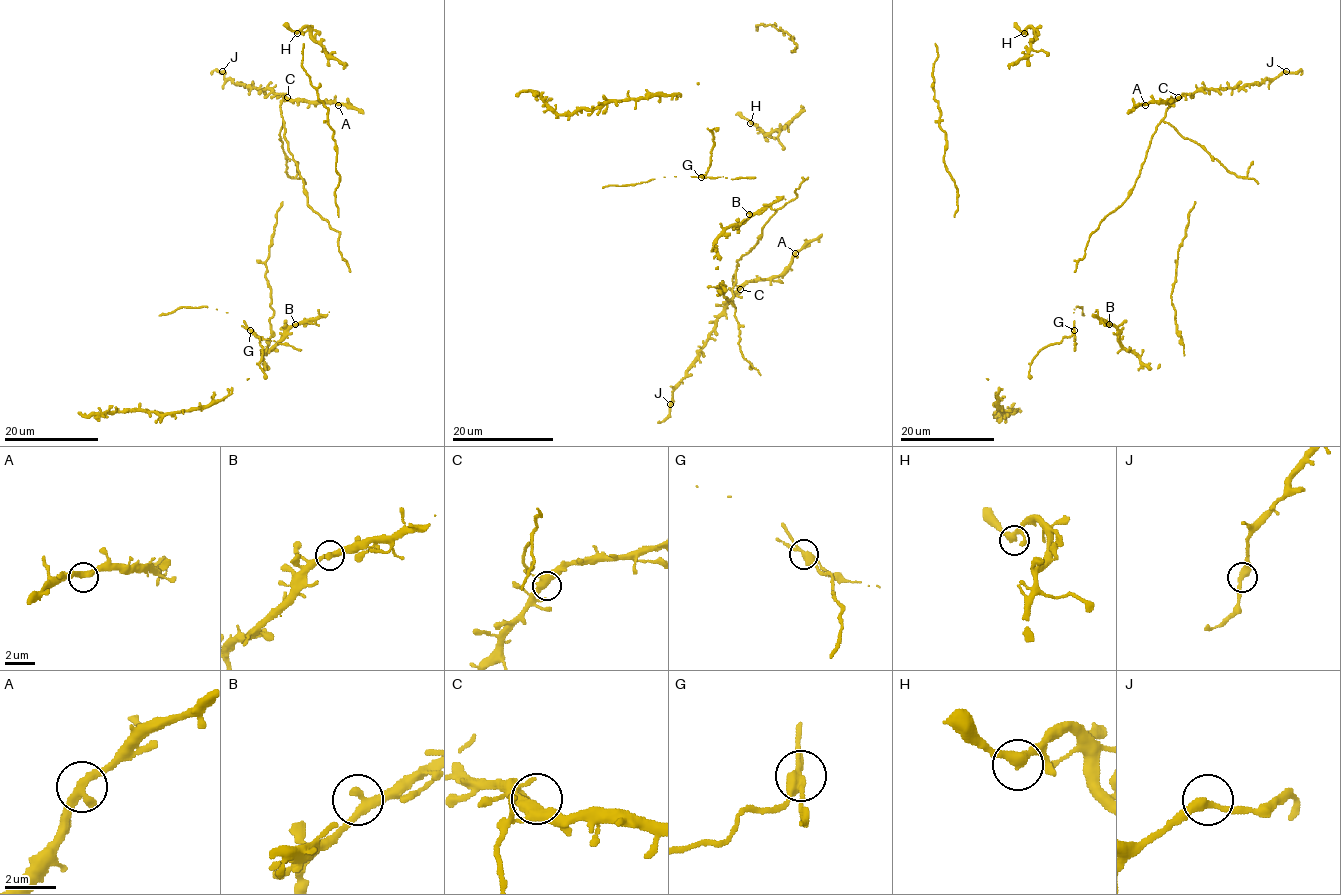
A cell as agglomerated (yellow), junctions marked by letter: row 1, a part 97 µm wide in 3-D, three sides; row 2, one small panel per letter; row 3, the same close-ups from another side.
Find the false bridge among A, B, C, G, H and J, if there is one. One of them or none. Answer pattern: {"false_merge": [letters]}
{"false_merge": ["G"]}

